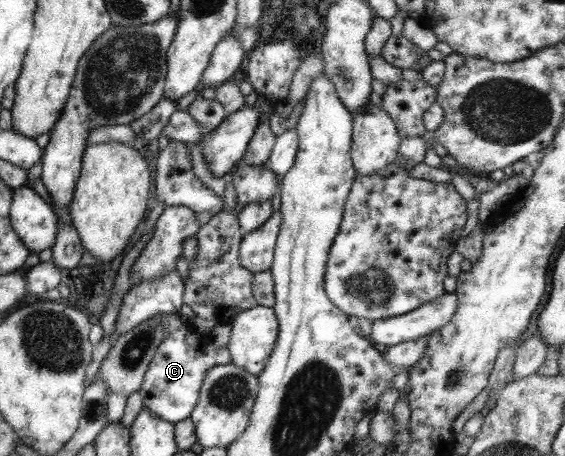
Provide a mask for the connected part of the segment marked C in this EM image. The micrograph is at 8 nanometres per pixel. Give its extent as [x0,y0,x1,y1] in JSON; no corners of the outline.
[138,313,231,424]

